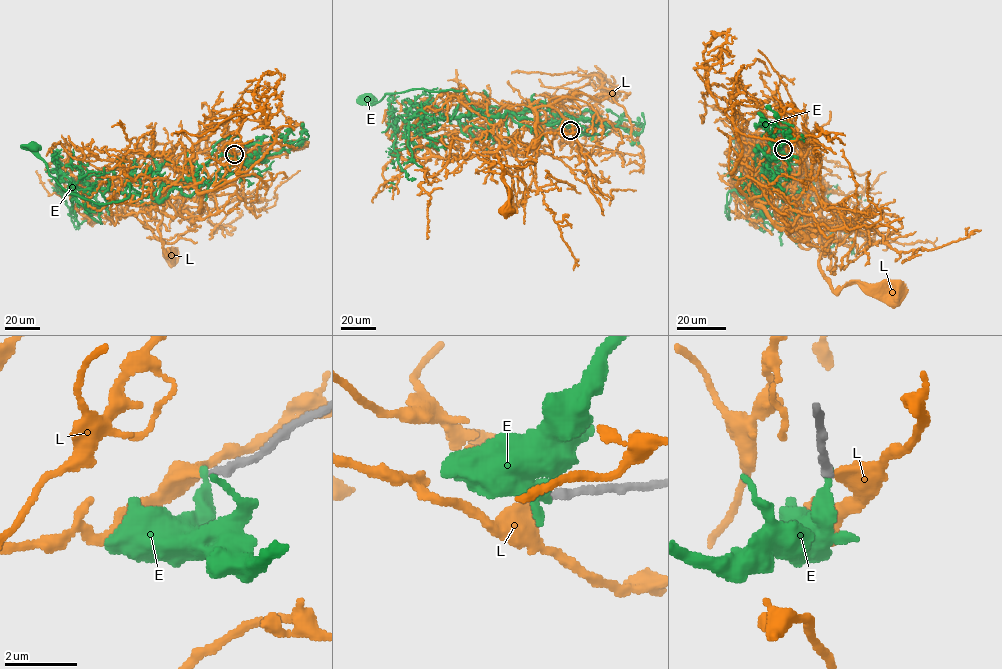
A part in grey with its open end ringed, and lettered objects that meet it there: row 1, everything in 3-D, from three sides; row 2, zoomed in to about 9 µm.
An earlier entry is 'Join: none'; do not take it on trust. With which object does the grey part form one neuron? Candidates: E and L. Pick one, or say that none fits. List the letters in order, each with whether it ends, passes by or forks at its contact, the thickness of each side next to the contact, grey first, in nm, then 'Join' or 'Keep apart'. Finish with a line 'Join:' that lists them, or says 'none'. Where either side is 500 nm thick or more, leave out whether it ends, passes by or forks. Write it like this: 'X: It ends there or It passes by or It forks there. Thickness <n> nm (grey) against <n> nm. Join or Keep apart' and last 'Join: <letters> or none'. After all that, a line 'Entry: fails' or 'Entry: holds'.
E: It ends there. Thickness 200 nm (grey) against 320 nm. Keep apart
L: It ends there. Thickness 200 nm (grey) against 400 nm. Join
Join: L
Entry: fails

